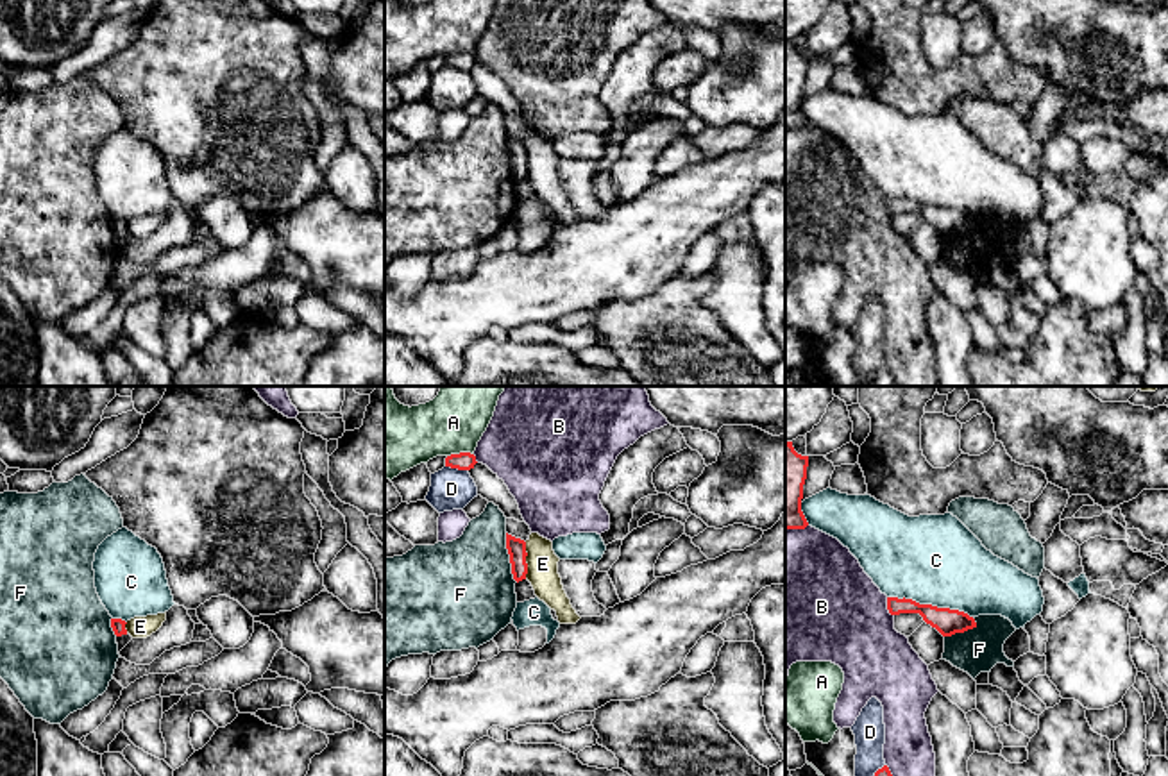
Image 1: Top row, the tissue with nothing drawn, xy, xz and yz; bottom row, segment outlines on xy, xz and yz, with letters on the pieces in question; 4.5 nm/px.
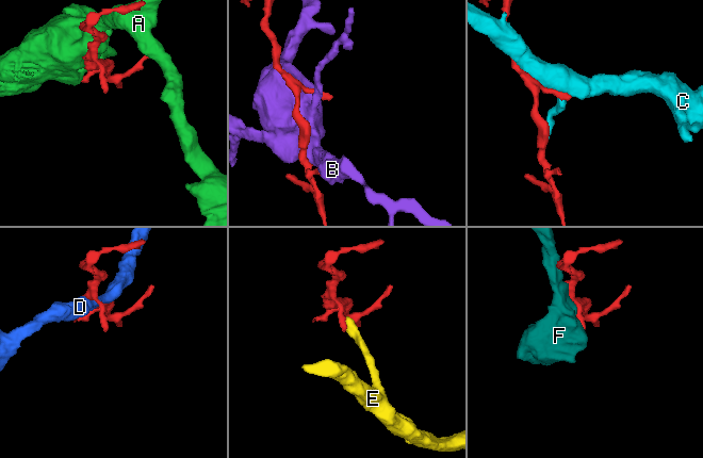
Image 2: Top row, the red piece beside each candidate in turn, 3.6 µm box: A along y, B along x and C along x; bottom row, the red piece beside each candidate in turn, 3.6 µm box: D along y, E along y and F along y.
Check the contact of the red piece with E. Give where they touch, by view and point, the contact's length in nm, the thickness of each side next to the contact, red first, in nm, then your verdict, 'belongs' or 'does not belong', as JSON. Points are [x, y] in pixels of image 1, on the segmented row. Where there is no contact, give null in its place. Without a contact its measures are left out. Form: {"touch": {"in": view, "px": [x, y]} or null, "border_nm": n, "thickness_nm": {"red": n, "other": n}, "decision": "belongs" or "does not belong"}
{"touch": {"in": "xz", "px": [524, 560]}, "border_nm": 170, "thickness_nm": {"red": 80, "other": 140}, "decision": "does not belong"}

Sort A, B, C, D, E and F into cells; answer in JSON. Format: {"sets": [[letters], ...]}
{"sets": [["A"], ["B"], ["C"], ["D"], ["E"], ["F"]]}

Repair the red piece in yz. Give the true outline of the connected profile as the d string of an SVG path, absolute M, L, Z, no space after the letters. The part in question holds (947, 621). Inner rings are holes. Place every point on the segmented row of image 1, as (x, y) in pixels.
M887 597L887 610L891 615L919 613L923 620L935 628L943 637L952 637L955 633L964 633L968 629L977 628L975 619L964 612L937 608L932 604L919 604L905 597Z

